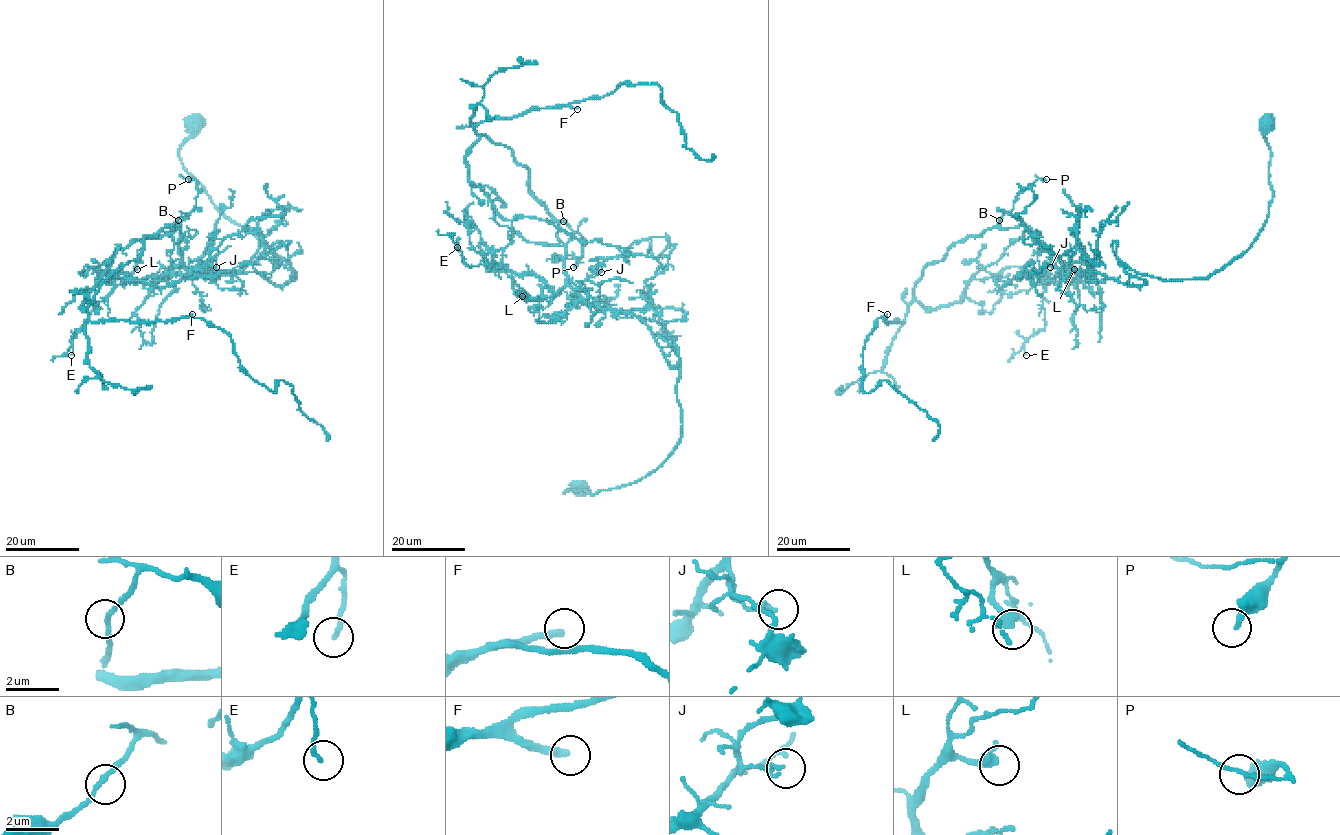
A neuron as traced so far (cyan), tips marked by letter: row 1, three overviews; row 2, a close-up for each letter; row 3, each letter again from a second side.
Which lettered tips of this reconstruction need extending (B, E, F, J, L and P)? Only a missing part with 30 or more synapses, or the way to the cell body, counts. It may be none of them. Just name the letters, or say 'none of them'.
F

